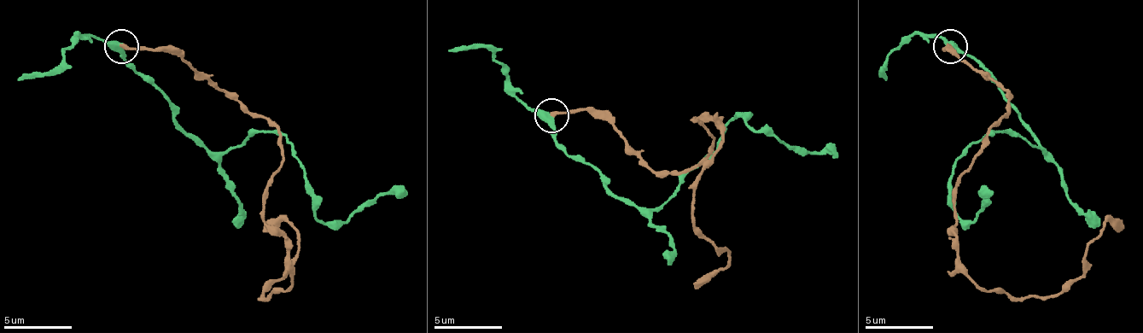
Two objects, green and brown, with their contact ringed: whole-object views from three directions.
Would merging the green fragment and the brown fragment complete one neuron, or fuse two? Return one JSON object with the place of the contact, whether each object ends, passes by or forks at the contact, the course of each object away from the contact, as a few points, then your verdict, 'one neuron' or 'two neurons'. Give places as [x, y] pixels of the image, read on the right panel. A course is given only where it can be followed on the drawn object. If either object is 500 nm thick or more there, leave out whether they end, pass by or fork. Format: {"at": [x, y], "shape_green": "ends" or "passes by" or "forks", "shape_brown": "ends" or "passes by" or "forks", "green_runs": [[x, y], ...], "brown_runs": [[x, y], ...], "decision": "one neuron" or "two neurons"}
{"at": [950, 46], "shape_green": "passes by", "shape_brown": "ends", "green_runs": [[951, 47], [992, 74], [1043, 153], [988, 132], [954, 163], [961, 220], [982, 210], [988, 193], [978, 189]], "brown_runs": [[951, 47], [1005, 91], [1009, 108], [954, 196], [958, 265], [1012, 299], [1060, 295], [1108, 220], [1118, 230]], "decision": "two neurons"}

